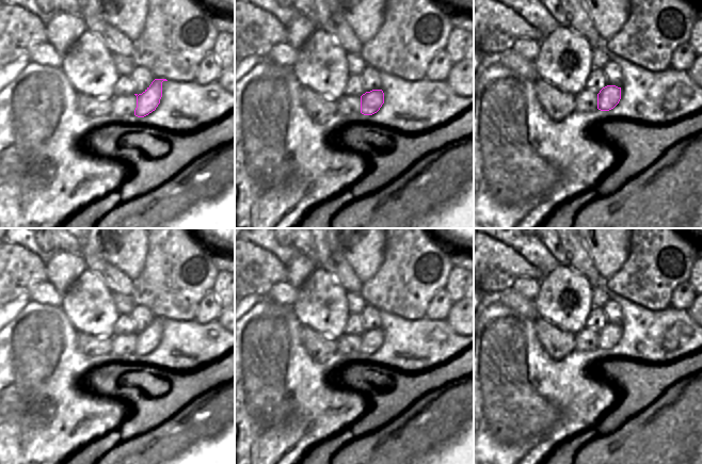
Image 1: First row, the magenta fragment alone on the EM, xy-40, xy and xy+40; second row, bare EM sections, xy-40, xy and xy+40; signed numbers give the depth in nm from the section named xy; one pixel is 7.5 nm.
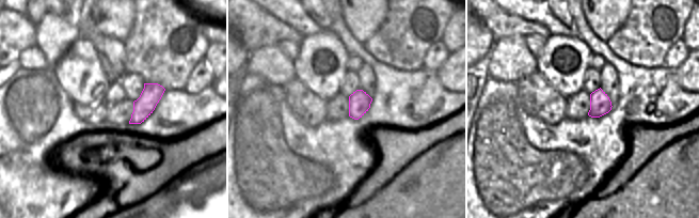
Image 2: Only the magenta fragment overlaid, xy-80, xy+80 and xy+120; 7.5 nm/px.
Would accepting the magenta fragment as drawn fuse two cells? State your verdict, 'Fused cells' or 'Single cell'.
Single cell.

